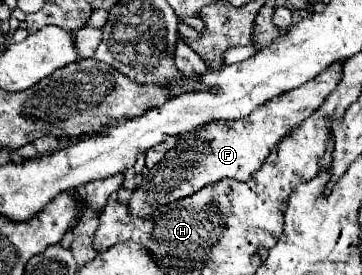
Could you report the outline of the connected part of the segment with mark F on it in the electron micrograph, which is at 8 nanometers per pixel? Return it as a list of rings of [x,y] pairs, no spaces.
[[[334,63],[334,67],[326,67],[326,71],[318,75],[318,79],[312,79],[302,87],[276,95],[274,99],[266,101],[262,107],[256,107],[256,111],[252,111],[246,119],[214,121],[202,125],[190,135],[180,135],[178,145],[172,151],[168,151],[166,157],[146,173],[142,185],[132,193],[128,201],[130,215],[146,219],[158,207],[194,195],[206,185],[218,183],[222,179],[236,179],[236,181],[250,179],[262,167],[266,155],[280,143],[280,139],[286,137],[296,125],[304,123],[338,87],[340,79],[342,79],[342,65]]]

